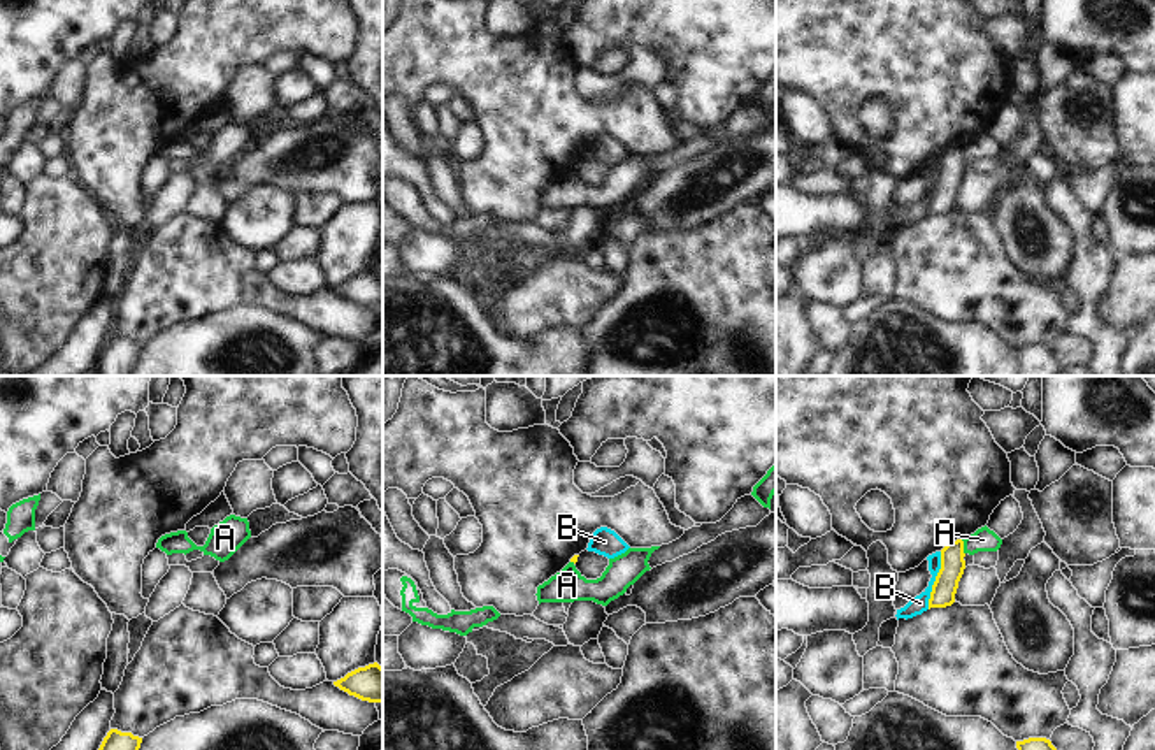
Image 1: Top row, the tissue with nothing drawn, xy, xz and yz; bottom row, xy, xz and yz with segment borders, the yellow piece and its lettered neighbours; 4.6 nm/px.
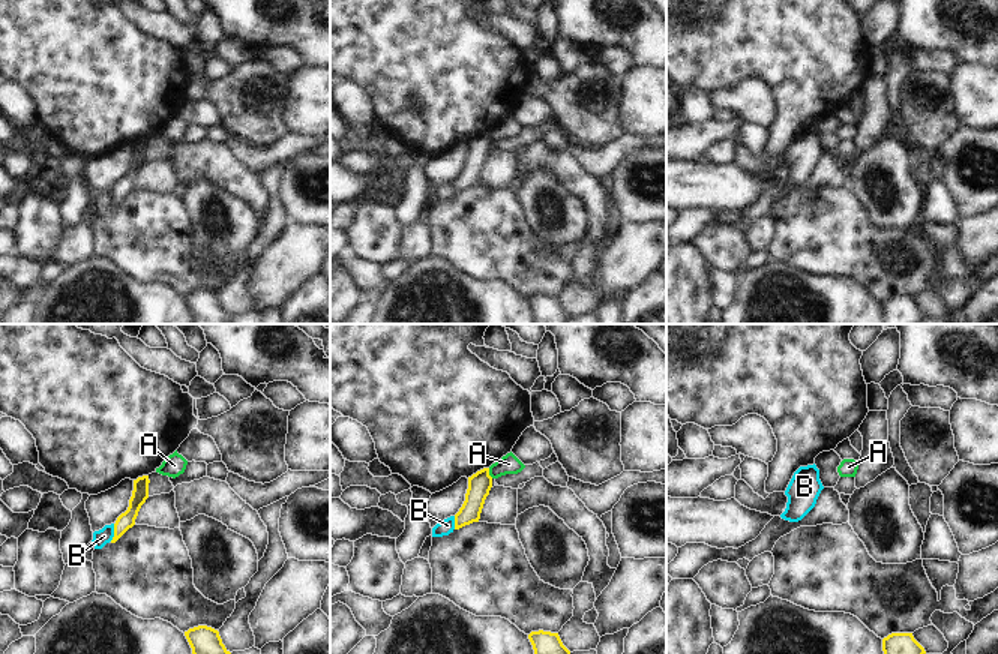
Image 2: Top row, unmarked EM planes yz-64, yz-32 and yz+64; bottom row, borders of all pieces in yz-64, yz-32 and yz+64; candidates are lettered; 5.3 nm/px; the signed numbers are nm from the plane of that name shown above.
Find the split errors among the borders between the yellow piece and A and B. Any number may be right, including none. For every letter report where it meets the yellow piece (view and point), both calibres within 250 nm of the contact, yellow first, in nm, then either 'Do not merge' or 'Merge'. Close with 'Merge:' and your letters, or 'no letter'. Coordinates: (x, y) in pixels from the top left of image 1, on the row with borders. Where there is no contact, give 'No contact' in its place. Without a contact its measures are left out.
A: Touches yellow at yz (962, 547). Thickness 110 nm (yellow) against 110 nm. Do not merge
B: Touches yellow at yz (936, 580). Thickness 110 nm (yellow) against 80 nm. Do not merge
Merge: no letter

